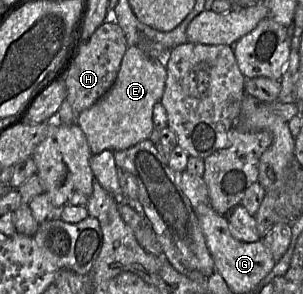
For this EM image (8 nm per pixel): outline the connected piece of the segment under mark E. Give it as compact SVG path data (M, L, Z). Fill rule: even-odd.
M138 45L127 47L112 87L76 119L92 154L127 149L149 139L154 127L153 107L162 98L166 77L166 69L159 60L148 56Z

